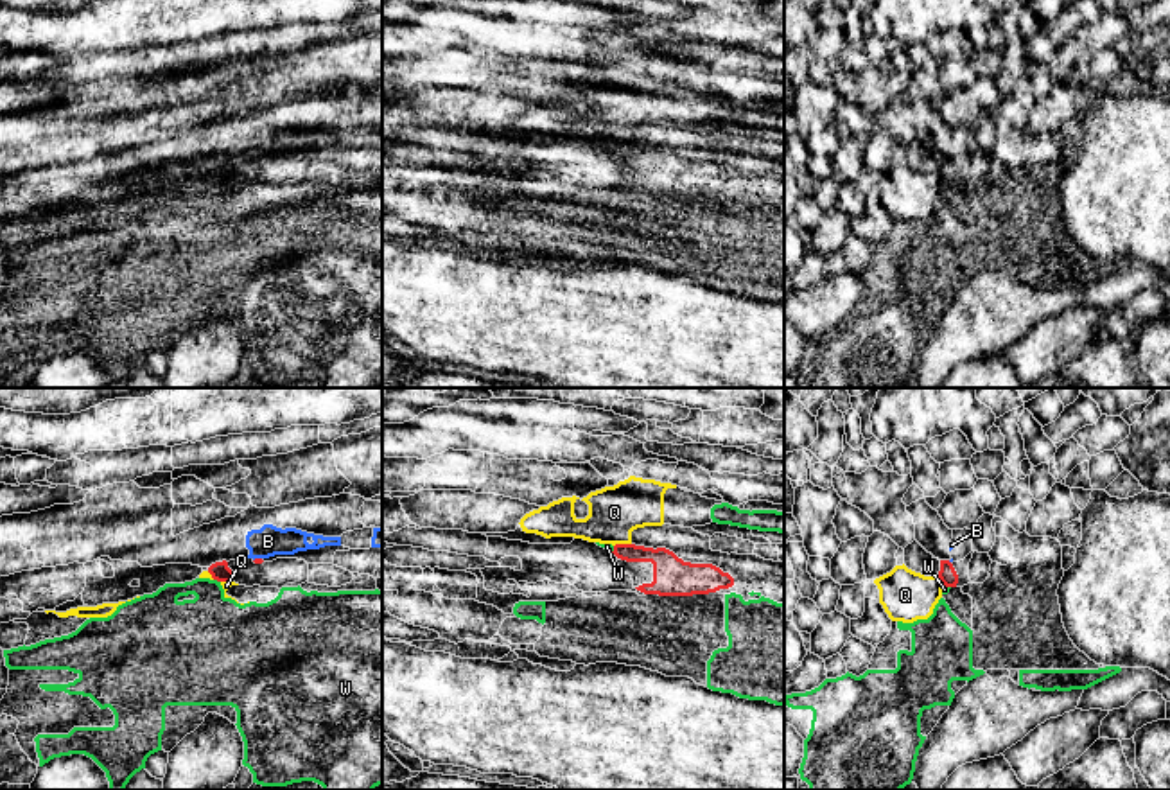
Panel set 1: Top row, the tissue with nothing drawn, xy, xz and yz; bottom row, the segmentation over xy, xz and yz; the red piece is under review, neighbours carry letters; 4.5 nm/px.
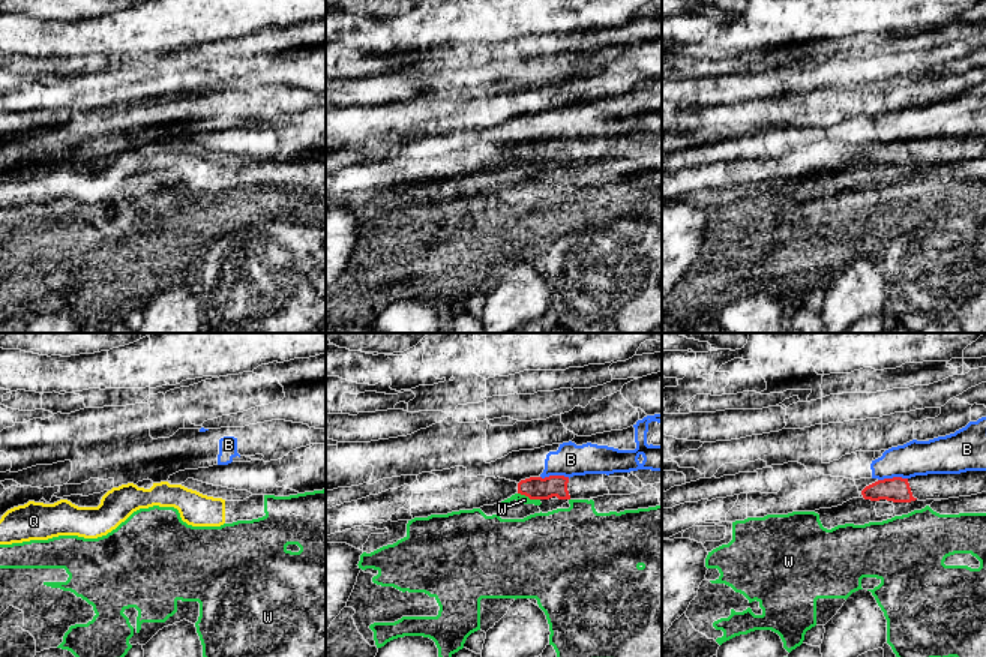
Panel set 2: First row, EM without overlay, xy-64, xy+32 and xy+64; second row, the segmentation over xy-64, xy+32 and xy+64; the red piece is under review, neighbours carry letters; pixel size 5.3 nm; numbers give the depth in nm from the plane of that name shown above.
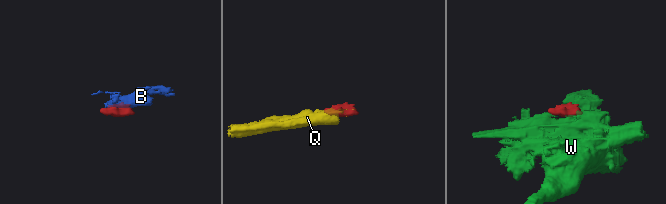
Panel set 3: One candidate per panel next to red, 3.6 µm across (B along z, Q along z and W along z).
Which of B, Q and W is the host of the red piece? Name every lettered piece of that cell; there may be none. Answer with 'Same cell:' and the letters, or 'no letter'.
Same cell: no letter

